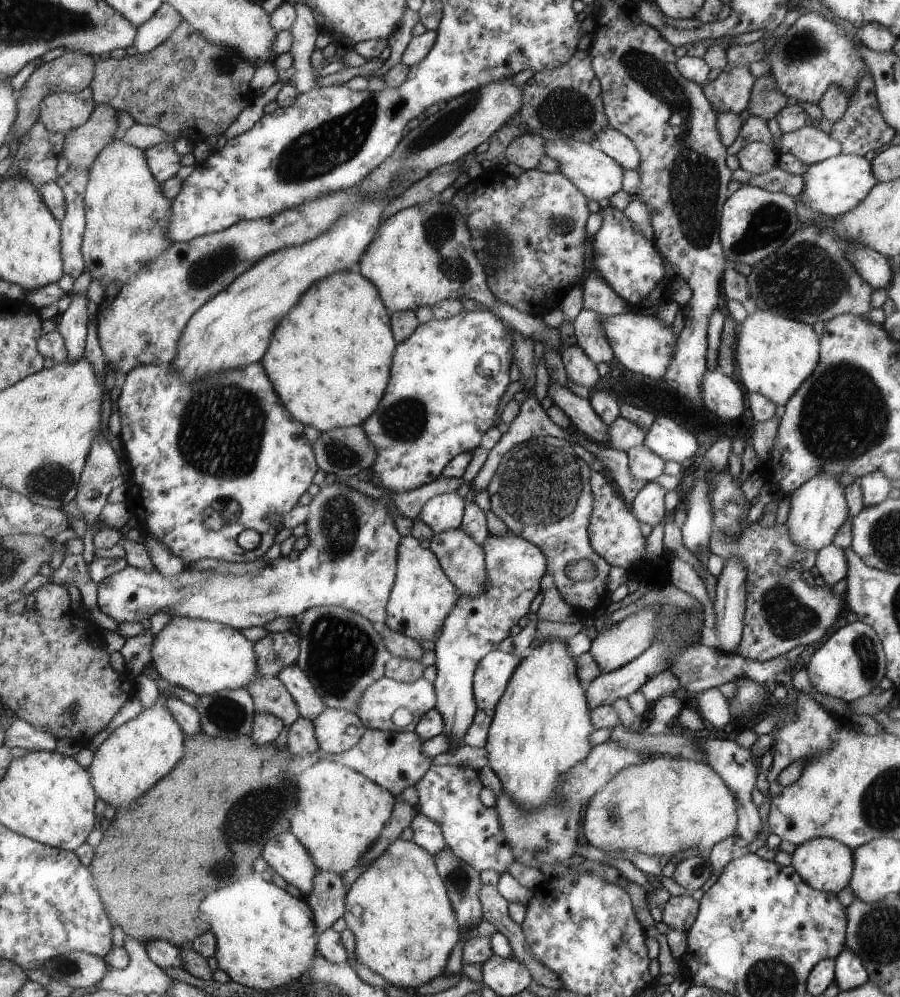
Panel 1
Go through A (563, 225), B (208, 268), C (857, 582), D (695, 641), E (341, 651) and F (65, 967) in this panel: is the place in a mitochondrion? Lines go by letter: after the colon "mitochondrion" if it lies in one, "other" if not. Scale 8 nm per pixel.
A: mitochondrion
B: mitochondrion
C: other
D: other
E: mitochondrion
F: mitochondrion

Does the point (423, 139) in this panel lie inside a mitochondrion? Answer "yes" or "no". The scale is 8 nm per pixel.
yes

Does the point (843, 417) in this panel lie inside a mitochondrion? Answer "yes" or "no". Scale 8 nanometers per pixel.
yes

